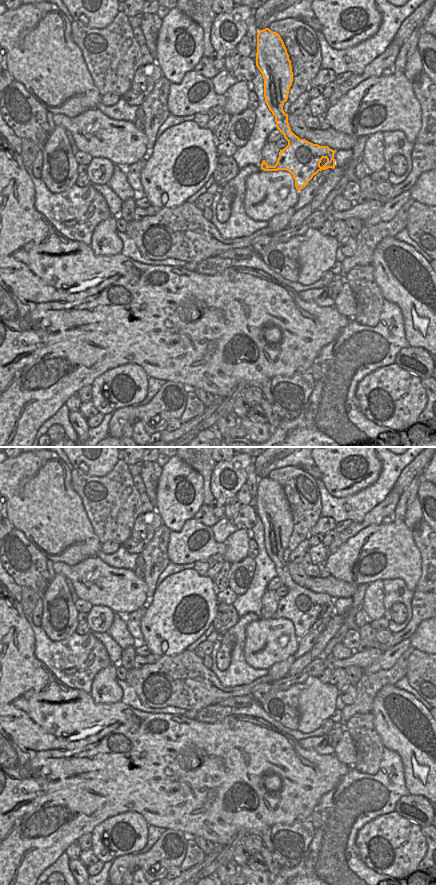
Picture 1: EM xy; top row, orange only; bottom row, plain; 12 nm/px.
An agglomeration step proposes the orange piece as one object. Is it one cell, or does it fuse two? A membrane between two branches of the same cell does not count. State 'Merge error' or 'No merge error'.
No merge error.

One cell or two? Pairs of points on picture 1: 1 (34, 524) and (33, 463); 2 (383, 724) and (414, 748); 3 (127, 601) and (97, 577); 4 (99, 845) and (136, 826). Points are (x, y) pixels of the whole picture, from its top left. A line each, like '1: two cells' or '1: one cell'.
1: one cell
2: one cell
3: one cell
4: one cell

